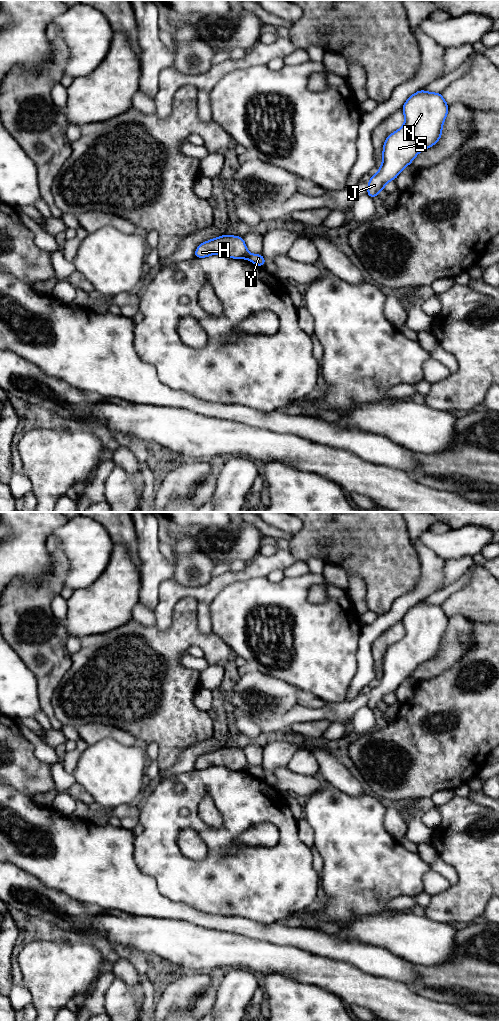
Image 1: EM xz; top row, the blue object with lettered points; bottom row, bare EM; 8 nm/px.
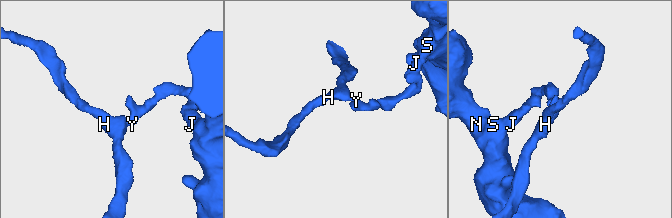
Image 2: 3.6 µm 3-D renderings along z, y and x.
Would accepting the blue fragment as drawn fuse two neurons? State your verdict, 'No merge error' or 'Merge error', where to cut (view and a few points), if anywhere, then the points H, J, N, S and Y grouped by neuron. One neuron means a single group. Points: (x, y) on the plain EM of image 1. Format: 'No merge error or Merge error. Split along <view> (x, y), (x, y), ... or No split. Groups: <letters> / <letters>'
Merge error. Split along xz (250, 766), (247, 769). Groups: H / J N S Y

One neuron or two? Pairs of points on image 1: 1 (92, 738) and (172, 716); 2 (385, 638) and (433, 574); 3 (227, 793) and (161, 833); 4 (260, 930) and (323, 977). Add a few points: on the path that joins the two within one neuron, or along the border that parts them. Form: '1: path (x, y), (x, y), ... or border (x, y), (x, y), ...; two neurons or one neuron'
1: border (99, 724), (108, 724), (125, 730), (137, 739); two neurons
2: border (401, 620), (389, 626), (378, 637); two neurons
3: path (208, 782), (203, 782), (169, 814); one neuron
4: border (255, 939), (290, 944), (301, 949); two neurons

